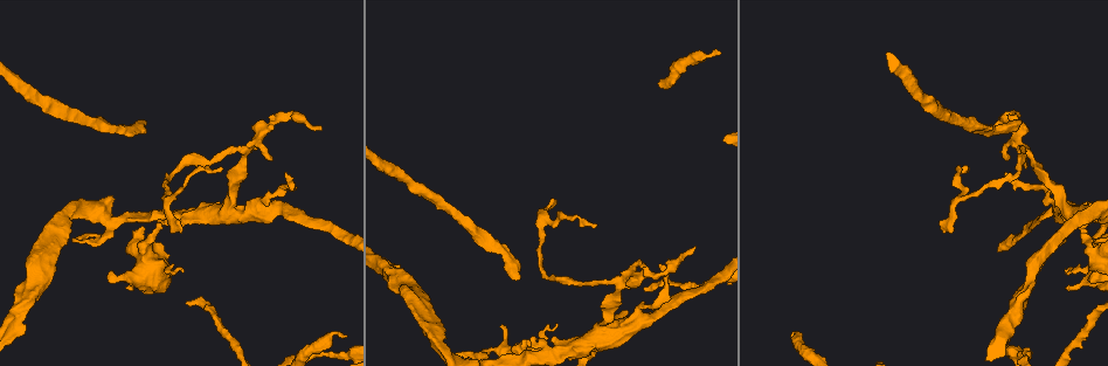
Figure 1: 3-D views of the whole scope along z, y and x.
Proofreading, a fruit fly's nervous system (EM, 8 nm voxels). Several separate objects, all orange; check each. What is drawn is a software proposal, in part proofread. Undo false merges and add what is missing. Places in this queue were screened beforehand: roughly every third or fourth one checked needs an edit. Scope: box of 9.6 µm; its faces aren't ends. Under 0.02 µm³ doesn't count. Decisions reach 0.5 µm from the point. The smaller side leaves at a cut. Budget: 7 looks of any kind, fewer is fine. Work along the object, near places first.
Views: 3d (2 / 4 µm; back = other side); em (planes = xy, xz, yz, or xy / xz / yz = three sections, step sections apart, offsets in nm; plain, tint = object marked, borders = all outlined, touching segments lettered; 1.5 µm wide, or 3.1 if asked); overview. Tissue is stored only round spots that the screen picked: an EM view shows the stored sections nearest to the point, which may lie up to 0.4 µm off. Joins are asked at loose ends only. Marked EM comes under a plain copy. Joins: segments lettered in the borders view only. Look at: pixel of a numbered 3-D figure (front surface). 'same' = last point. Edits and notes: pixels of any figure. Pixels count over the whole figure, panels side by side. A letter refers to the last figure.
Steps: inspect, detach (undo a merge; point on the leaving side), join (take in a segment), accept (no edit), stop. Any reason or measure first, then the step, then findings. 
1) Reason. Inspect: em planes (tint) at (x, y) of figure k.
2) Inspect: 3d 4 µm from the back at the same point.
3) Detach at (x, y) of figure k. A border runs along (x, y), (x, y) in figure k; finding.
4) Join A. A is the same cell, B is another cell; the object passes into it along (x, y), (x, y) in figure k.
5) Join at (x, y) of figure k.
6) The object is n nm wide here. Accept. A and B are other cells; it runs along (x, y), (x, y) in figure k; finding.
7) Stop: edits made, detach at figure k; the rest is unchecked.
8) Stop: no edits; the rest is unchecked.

Long arm stops here. Inspect: em xz step 8 (tint) at (142, 121) of figure 1.

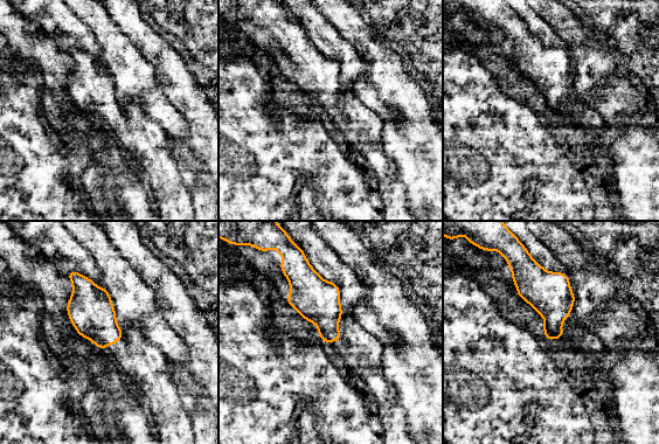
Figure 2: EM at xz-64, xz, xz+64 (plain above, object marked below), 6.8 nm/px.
Cut it another way. Inspect: em xy step 4 (borders) at the same point.

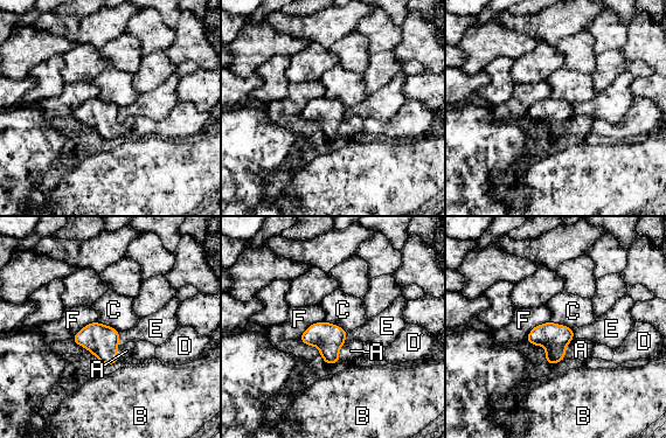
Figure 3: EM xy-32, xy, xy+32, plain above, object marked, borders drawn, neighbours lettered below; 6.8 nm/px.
Join A. A is the same cell, B, C, D, E and F are other cells; the object passes into it along (554, 338), (564, 348), (581, 349) in figure 3; the neuron continues.

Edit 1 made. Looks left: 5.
Inspect: overview.

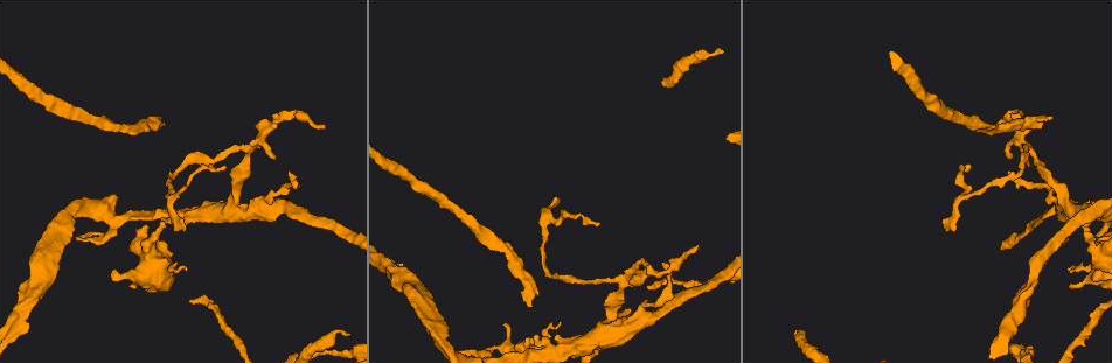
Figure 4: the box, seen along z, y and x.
Inspect: 3d 4 µm at (541, 339) of figure 4.

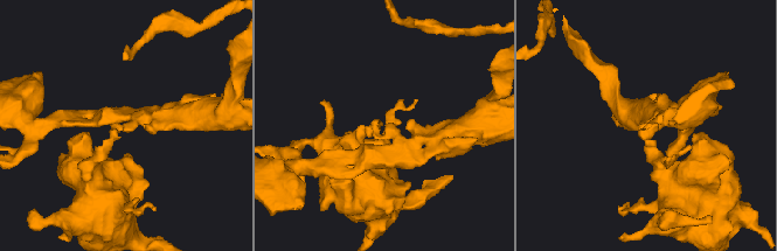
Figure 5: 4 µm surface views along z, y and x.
3 arms meet here; the arms are 180, 200, 320 nm wide. Inspect: em planes (borders) at (378, 129) of figure 5.

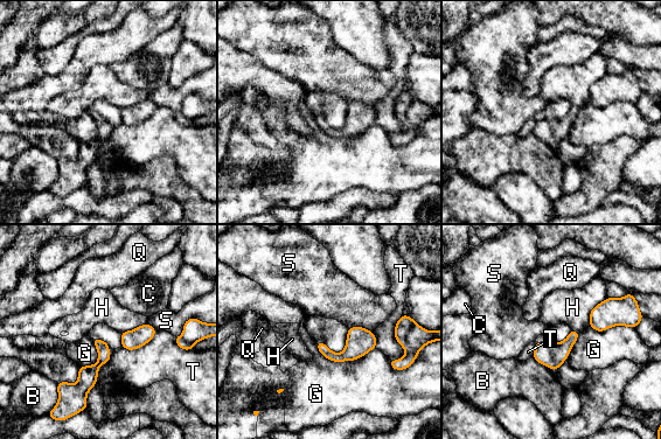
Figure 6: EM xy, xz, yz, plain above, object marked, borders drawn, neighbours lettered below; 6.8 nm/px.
Detach at (404, 325) of figure 6. B, C, G, H, Q, S and T are other cells; the part that leaves runs along (97, 341), (102, 361), (64, 413) in figure 6; two neurons meet here.

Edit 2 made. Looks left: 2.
Stop: edits made, join at figure 3, detach at figure 6; the rest is unchecked.

